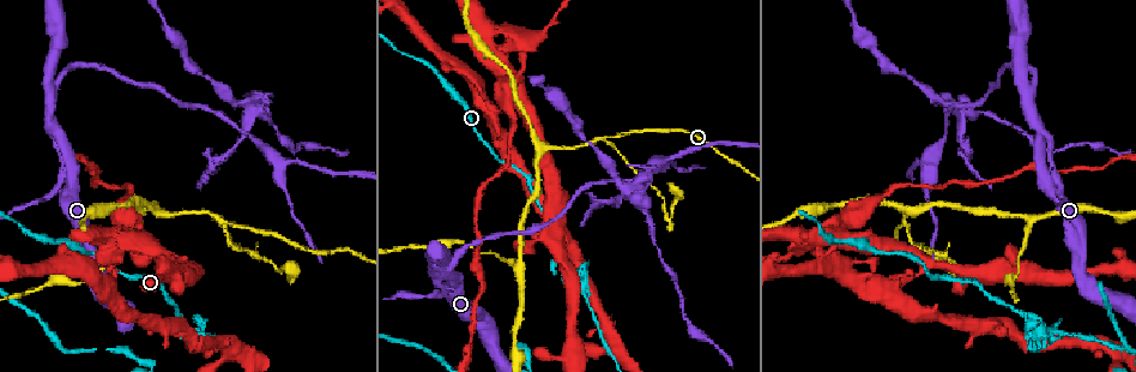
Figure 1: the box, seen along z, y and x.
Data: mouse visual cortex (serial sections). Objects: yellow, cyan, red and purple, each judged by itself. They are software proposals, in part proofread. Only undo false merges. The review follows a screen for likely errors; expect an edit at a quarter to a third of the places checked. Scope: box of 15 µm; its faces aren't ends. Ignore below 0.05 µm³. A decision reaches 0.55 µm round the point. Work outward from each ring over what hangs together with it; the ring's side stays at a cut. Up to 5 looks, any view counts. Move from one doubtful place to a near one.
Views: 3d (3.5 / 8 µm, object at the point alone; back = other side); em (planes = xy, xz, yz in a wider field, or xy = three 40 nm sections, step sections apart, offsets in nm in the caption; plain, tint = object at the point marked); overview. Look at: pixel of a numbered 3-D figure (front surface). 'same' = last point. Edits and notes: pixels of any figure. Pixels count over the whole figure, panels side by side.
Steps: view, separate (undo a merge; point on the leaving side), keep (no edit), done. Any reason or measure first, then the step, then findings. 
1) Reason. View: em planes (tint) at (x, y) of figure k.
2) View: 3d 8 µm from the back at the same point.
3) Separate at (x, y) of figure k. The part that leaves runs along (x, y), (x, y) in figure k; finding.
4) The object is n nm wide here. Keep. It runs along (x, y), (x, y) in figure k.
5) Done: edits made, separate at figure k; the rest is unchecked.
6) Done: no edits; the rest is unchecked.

View: 3d 8 µm at (131, 240) of figure 1.

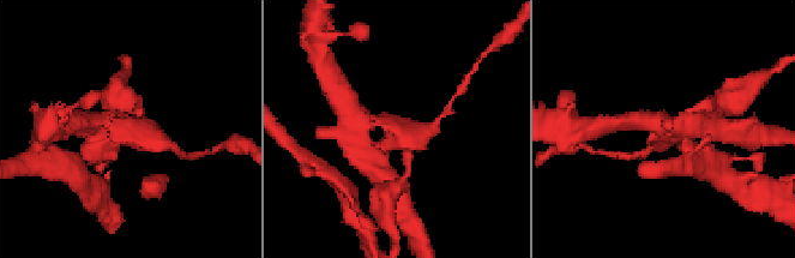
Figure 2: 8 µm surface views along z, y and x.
Now the EM. View: em xy step 2 (tint) at (126, 129) of figure 2.

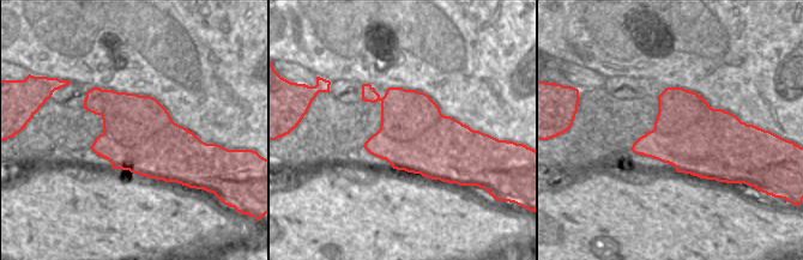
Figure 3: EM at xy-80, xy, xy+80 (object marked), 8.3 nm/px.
The object is 600 nm wide here. Separate at (699, 107) of figure 2. The part that leaves runs along (718, 112), (736, 86), (752, 80) in figure 2; two cells meet here.

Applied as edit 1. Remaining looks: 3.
View: 3d 3.5 µm at (520, 261) of figure 1.

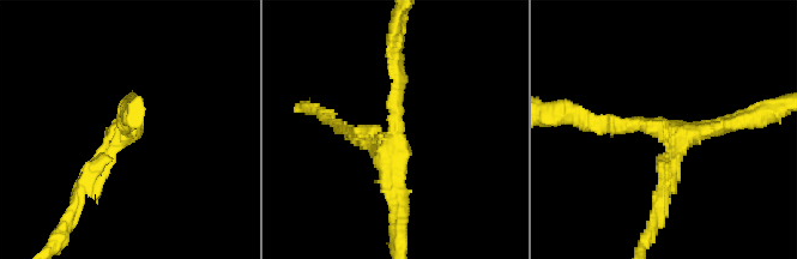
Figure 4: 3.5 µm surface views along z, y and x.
3 arms meet here; the arms are 200, 200, 250 nm wide; shape alone is not enough. View: em xy step 3 (tint) at (392, 136) of figure 4.

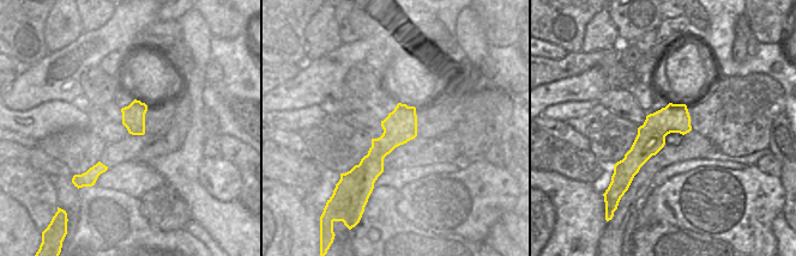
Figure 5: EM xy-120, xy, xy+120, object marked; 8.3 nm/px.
Cut it another way. View: em xy step 2 (tint) at the same point.

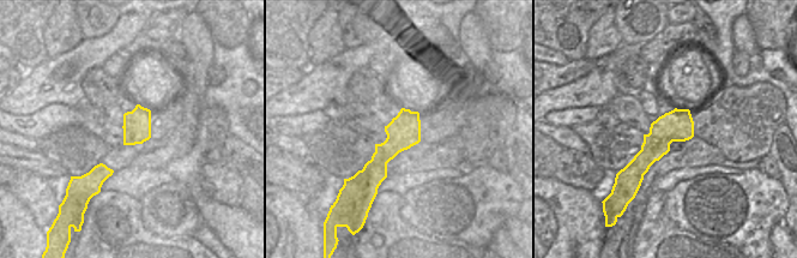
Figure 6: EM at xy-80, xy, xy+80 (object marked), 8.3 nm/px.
Keep. It runs along (394, 61), (391, 181), (398, 212) in figure 4; continuous, no second cell.

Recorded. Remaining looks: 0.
Done: edits made, separate at figure 2; the rest is unchecked.

